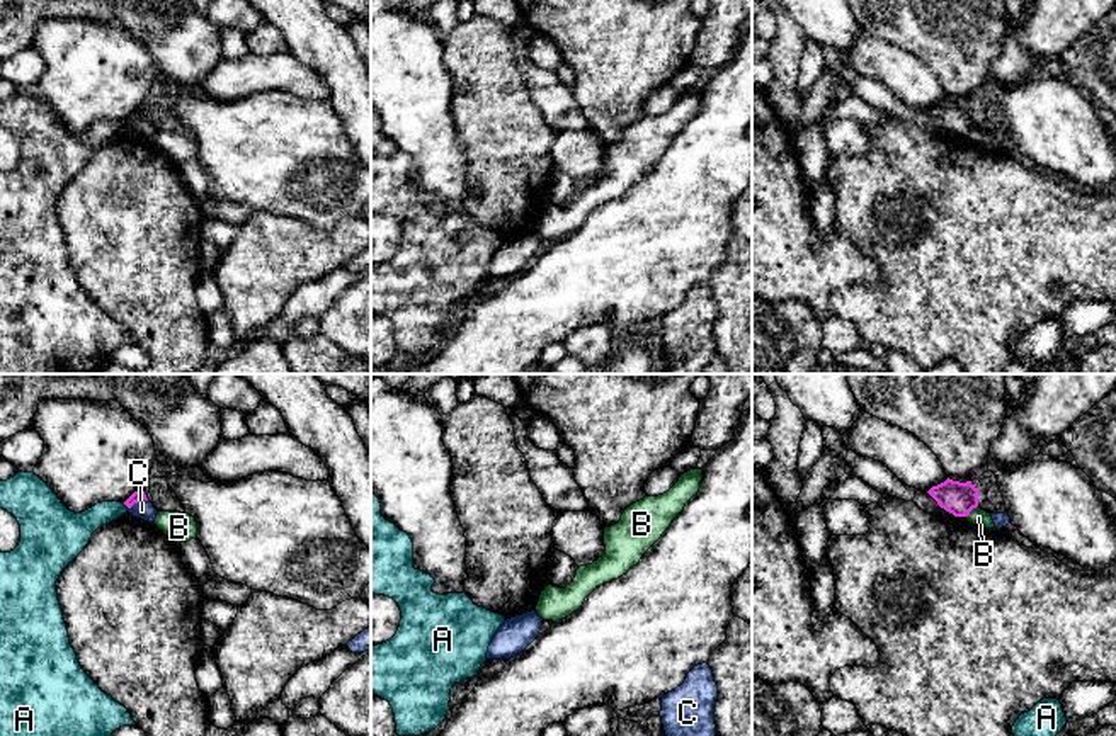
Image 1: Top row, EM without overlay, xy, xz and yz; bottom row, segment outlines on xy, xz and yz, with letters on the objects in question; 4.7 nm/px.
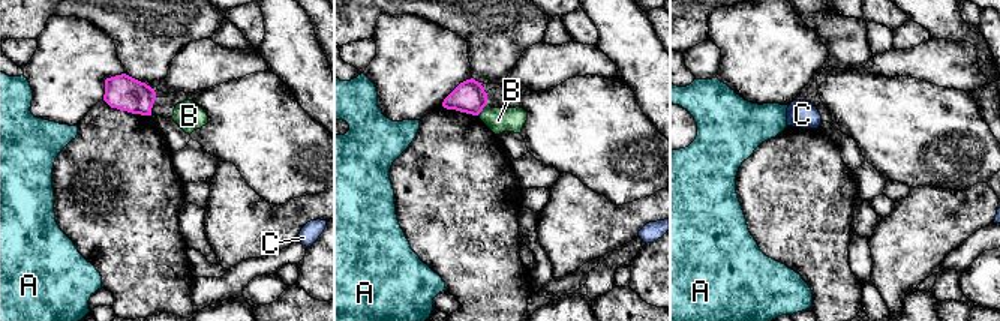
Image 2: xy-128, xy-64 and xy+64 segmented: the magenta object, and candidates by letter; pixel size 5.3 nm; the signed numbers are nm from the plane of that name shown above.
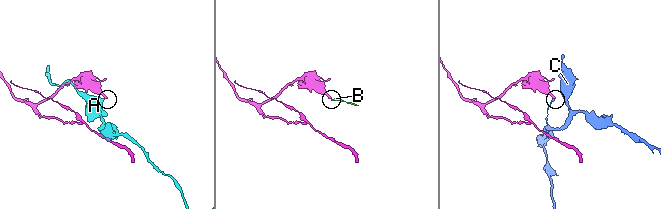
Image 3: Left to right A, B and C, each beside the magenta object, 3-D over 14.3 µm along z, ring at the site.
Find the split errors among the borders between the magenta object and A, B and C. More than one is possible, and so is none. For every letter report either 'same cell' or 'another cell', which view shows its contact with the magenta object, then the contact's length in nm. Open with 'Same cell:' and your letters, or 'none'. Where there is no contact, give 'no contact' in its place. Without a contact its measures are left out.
Same cell: none
A: another cell | xy | 40 nm
B: another cell | yz | 80 nm
C: another cell | xy | 100 nm

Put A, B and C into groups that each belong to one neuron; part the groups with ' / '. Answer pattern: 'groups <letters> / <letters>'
groups A / B / C

